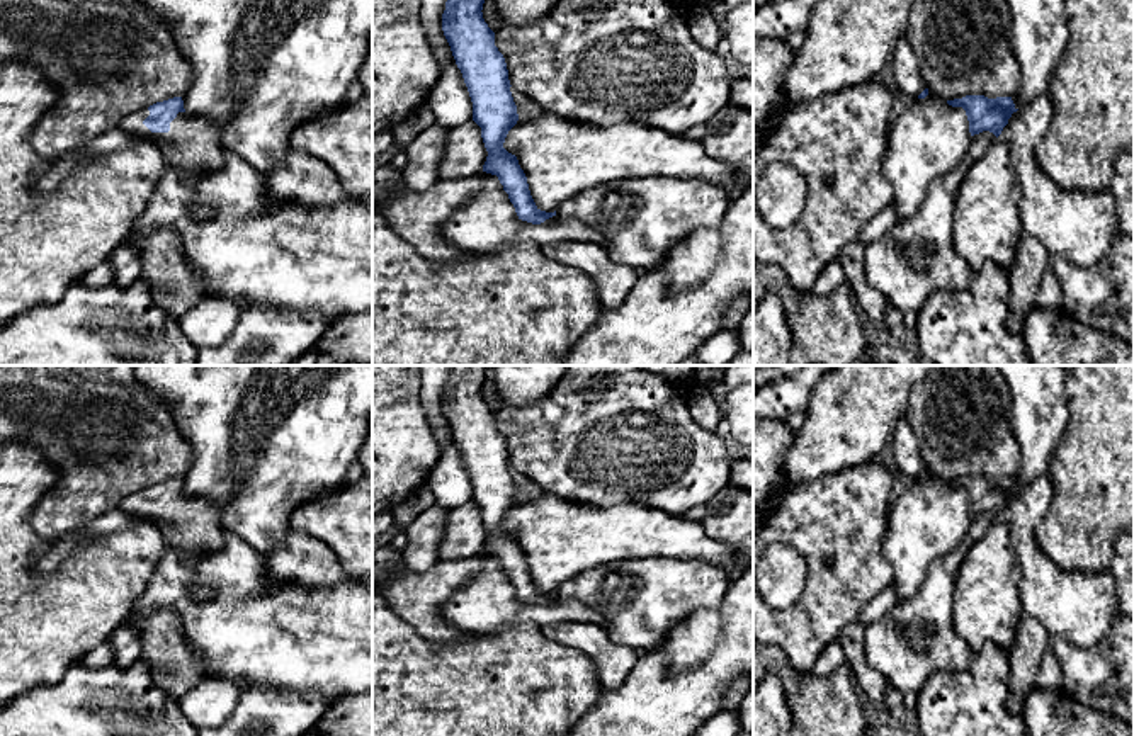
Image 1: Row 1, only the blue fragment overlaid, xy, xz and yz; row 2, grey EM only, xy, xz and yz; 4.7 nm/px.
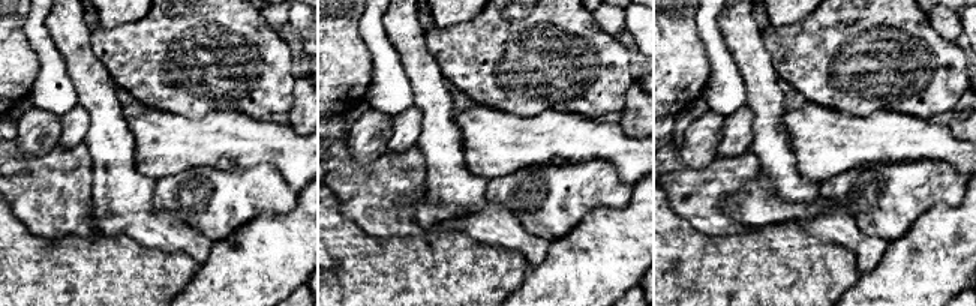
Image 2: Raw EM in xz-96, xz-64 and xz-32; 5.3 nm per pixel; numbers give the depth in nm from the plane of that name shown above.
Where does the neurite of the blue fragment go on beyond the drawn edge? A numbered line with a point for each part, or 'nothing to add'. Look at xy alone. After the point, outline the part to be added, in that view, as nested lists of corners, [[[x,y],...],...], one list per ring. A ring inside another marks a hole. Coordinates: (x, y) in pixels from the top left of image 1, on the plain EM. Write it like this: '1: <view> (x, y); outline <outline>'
1: xy (192, 524); outline [[[148,490],[126,496],[119,508],[160,527],[165,541],[185,554],[207,554],[224,546],[224,529],[214,501],[179,493],[168,513],[151,513],[143,501]]]

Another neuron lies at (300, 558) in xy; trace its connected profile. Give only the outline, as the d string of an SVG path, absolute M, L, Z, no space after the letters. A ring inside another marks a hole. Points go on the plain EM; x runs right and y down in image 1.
M291 530L265 554L267 571L275 581L296 581L311 588L333 588L347 578L337 554L311 535Z

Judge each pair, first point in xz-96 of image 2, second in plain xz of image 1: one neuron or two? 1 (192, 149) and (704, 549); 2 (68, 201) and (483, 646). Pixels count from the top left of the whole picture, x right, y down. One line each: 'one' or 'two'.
1: one
2: two

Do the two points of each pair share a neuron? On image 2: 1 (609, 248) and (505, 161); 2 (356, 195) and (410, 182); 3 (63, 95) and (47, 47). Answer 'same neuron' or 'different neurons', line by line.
1: different neurons
2: same neuron
3: same neuron

